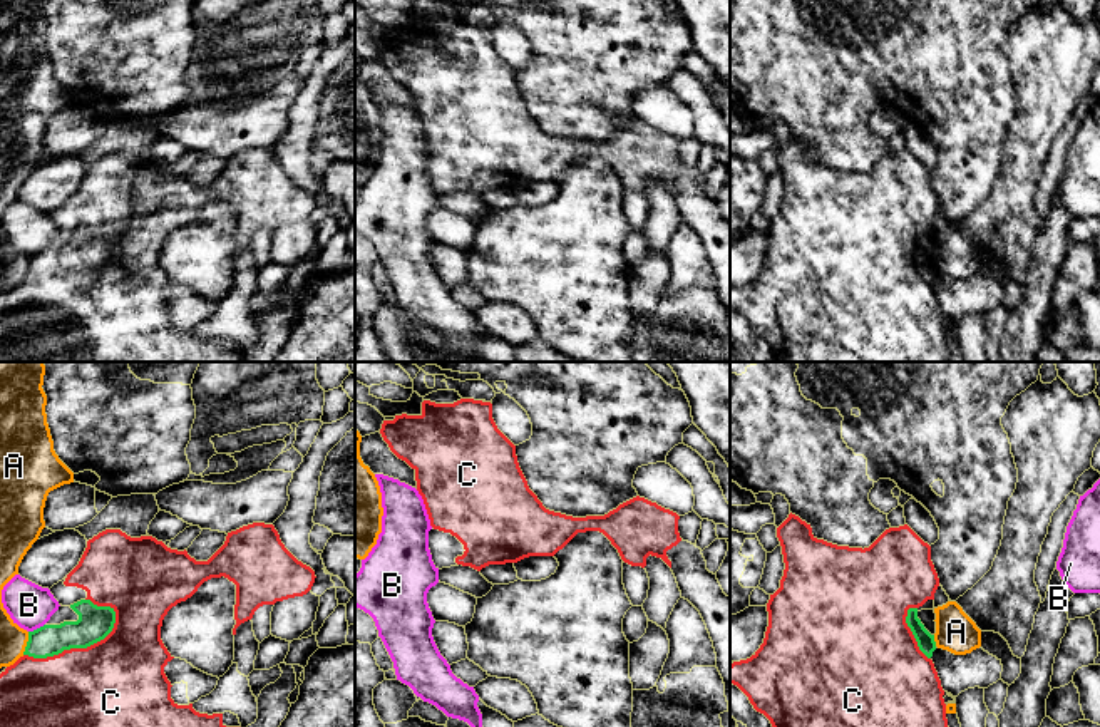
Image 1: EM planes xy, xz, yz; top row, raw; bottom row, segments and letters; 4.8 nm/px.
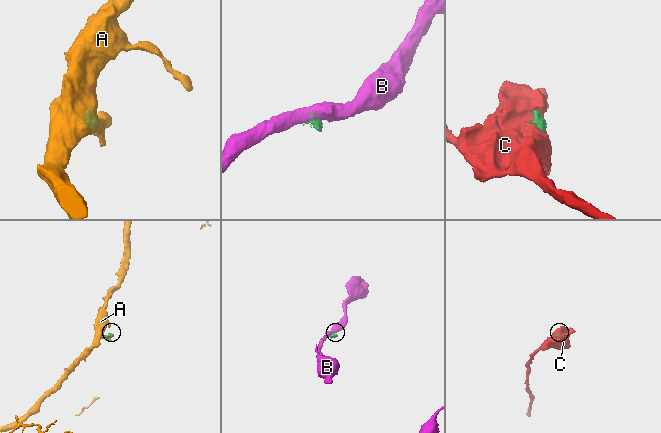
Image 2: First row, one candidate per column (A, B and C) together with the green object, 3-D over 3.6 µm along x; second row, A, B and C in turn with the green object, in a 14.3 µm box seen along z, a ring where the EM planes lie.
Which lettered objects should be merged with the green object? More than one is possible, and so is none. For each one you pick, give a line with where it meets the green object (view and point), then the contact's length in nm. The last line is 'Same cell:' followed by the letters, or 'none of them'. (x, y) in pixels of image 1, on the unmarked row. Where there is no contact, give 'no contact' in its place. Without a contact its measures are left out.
C: contact xy (76, 272); length 500 nm
Same cell: C

